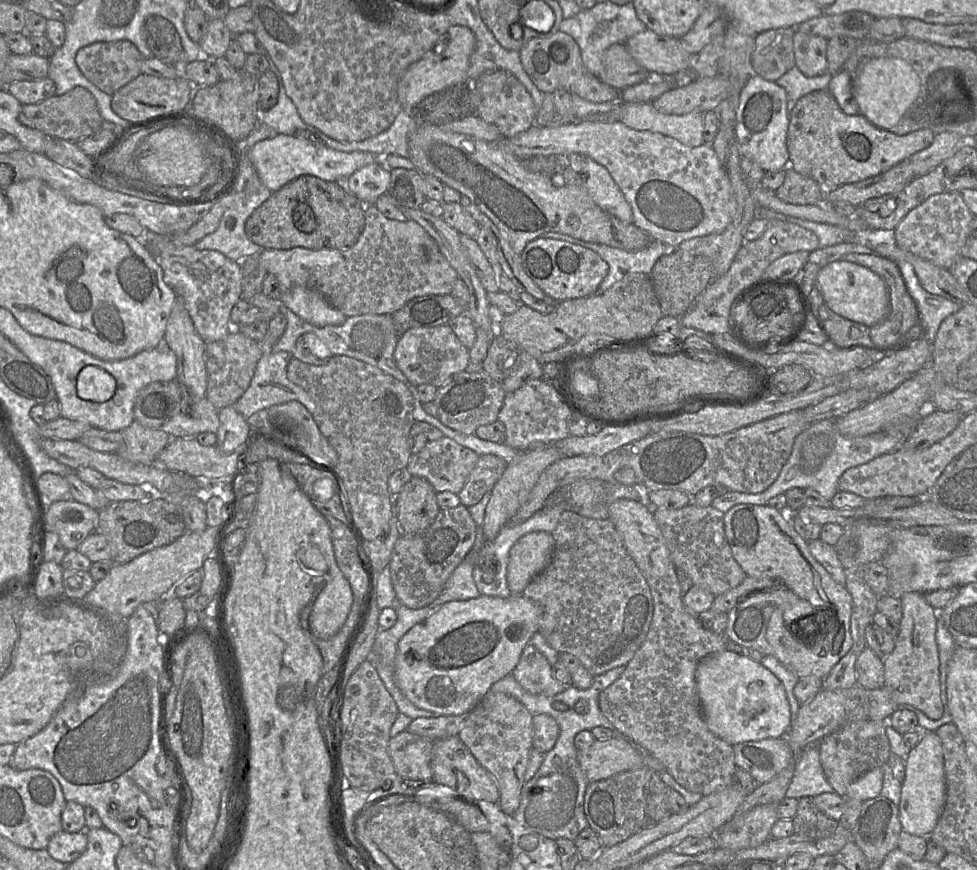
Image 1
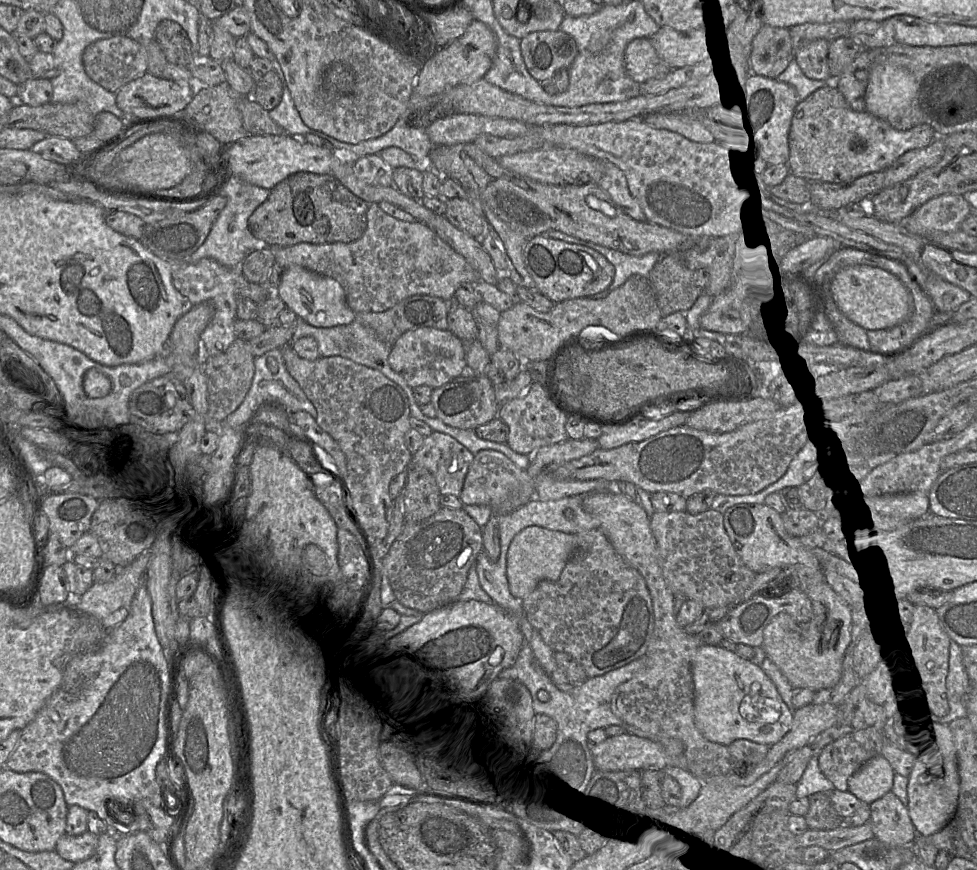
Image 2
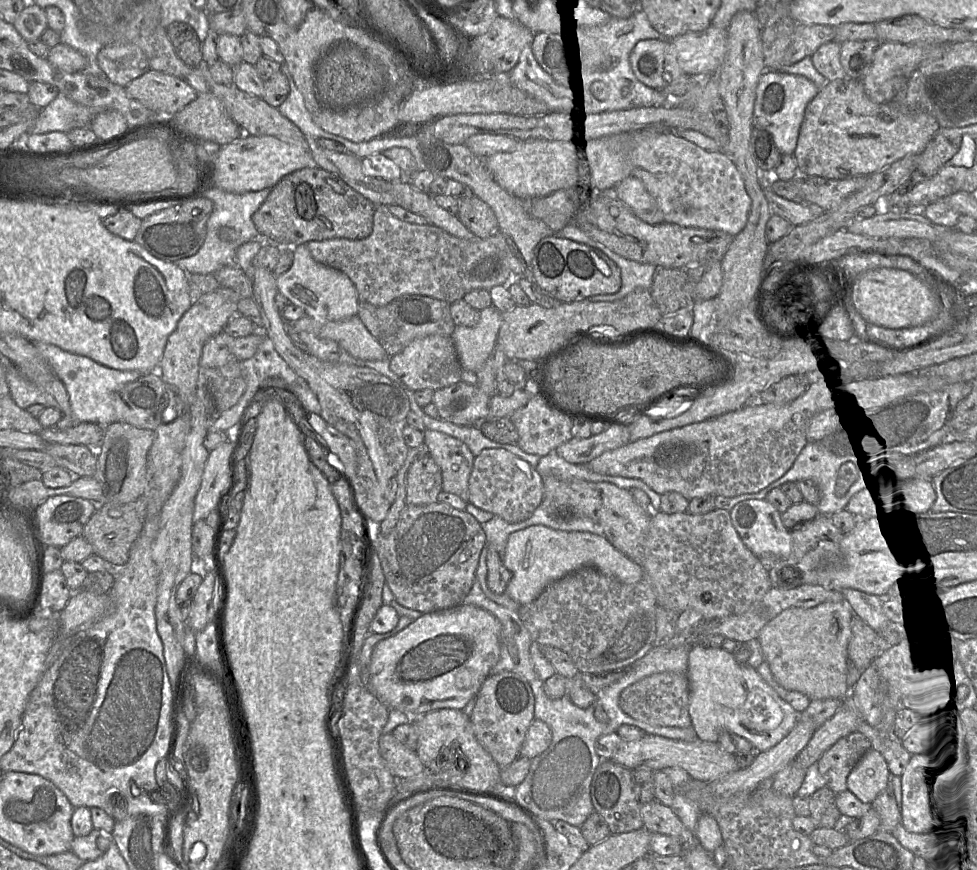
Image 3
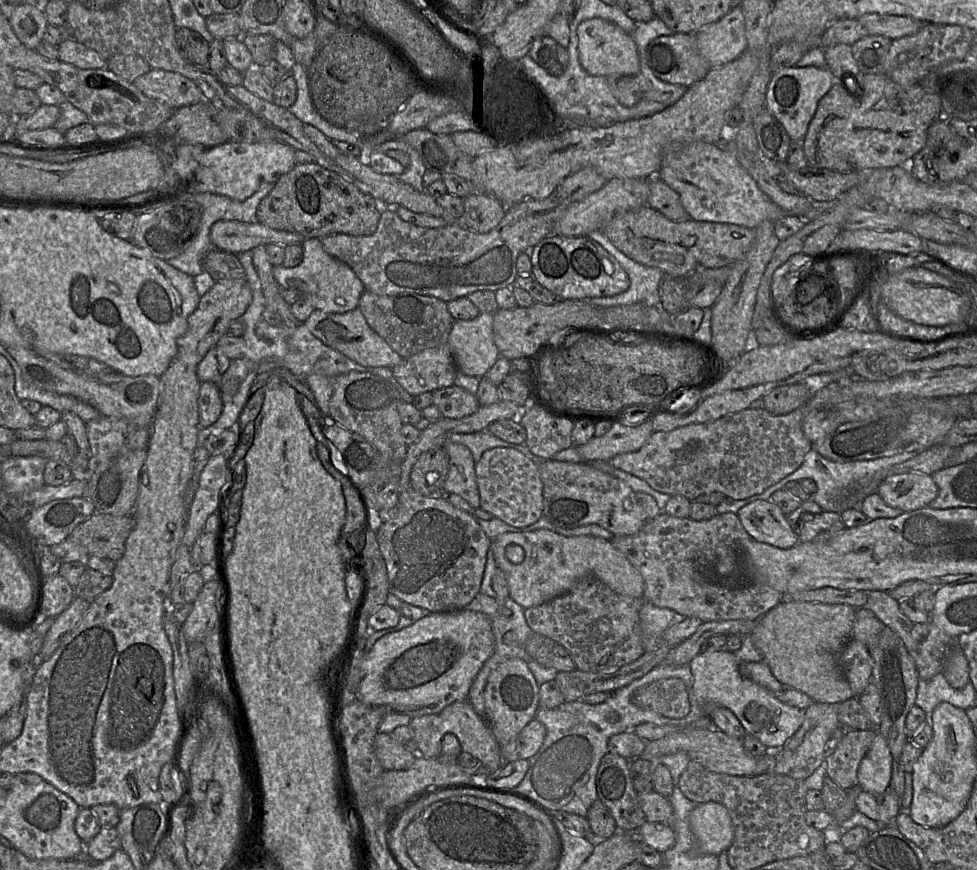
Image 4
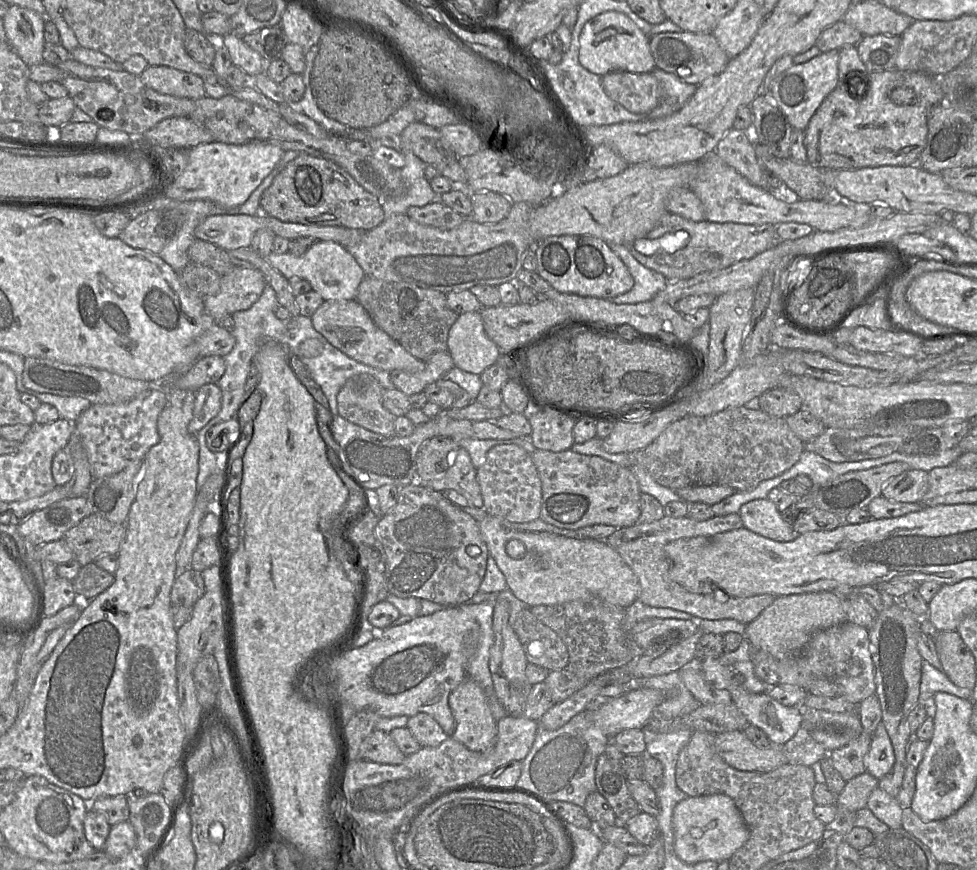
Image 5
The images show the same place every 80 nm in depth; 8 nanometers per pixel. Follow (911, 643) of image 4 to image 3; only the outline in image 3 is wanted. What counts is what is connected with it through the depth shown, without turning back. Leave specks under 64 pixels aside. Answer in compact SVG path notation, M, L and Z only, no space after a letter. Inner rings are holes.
M856 589L842 591L844 602L850 607L856 618L864 621L880 636L891 622L884 612L886 598L867 594Z

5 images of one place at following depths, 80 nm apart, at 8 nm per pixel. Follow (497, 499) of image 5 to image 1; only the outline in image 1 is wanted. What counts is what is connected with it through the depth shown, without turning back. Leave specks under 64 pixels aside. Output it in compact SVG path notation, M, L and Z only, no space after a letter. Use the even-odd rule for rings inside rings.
M496 455L479 456L465 486L458 494L461 505L468 508L477 504L486 493L492 491L507 466L508 463Z

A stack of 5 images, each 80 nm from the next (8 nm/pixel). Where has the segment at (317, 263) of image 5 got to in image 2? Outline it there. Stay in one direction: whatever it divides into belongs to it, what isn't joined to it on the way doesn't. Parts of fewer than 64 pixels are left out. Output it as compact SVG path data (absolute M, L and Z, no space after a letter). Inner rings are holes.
M298 265L290 266L285 270L277 288L277 294L286 308L314 327L331 328L348 325L356 317L356 313L348 306L344 289L338 281Z

